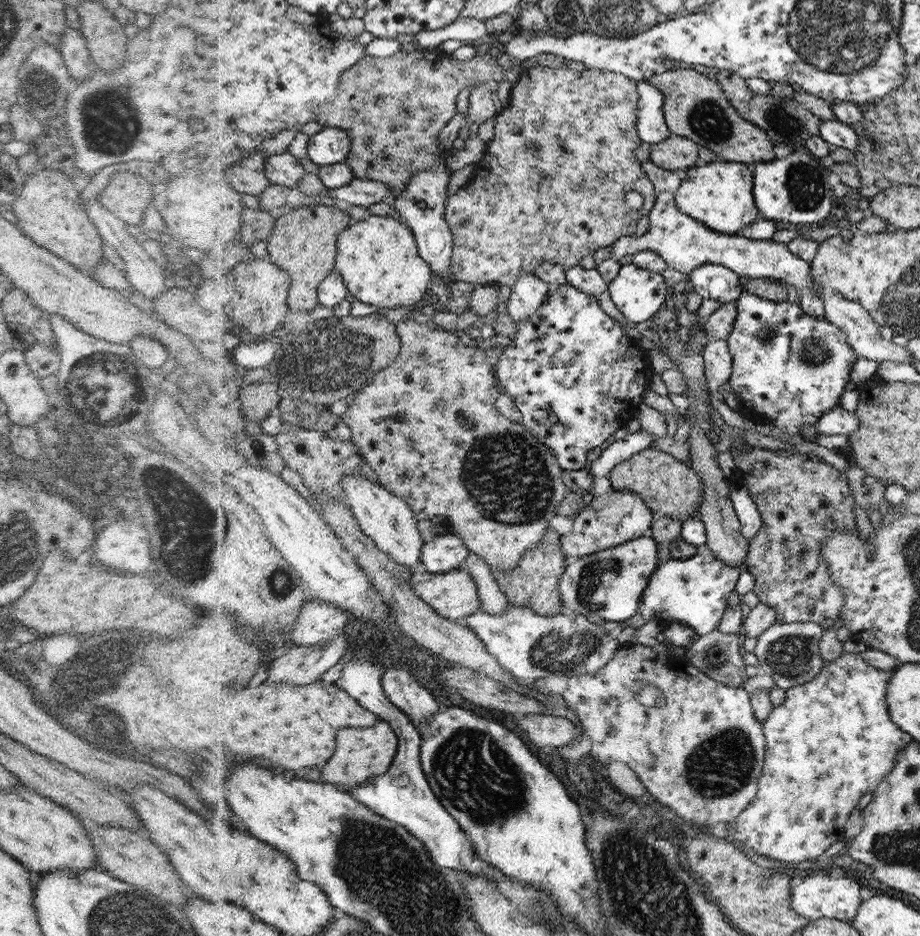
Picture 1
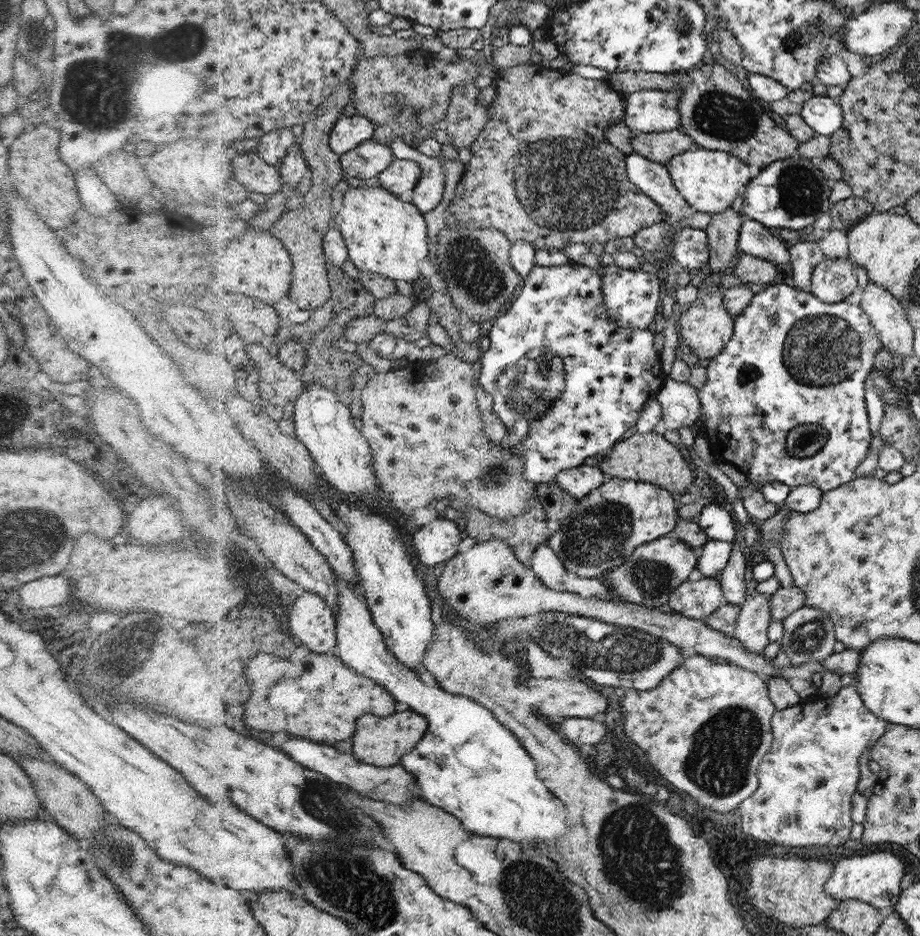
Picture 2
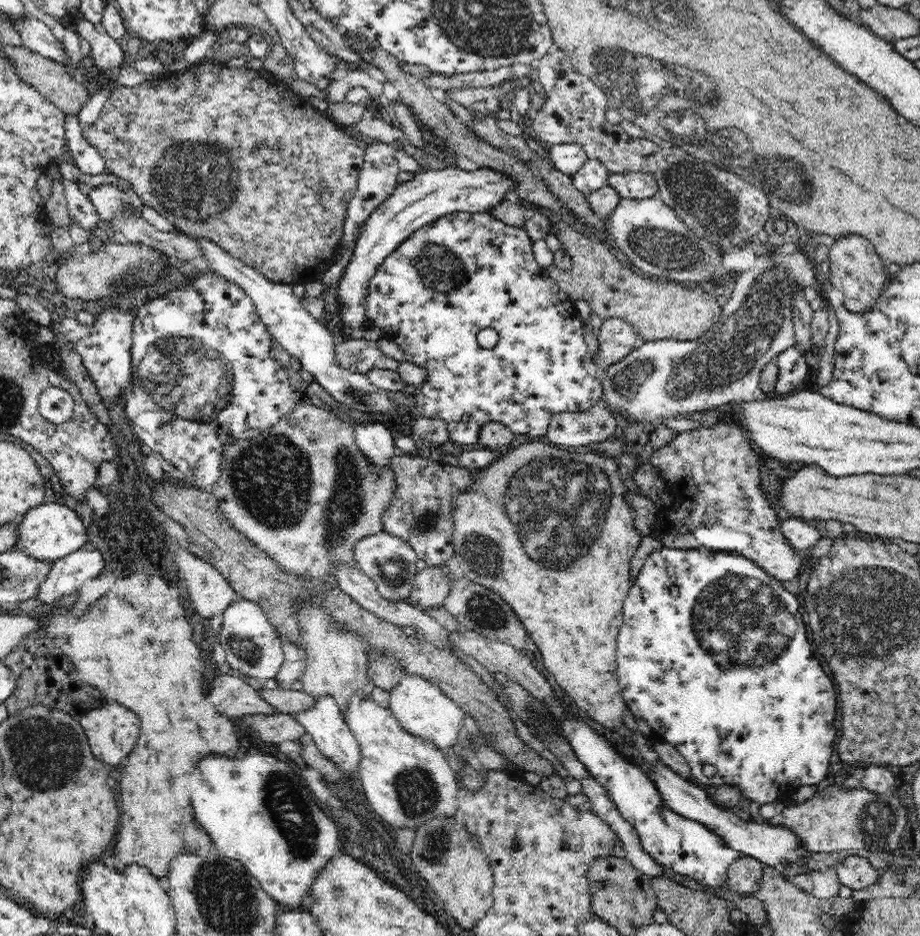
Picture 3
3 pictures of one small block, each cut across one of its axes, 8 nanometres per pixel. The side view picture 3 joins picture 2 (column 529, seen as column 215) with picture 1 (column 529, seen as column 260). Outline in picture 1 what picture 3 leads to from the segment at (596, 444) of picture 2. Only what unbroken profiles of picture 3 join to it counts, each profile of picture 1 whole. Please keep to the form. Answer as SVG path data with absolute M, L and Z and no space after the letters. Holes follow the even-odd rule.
M569 282L557 285L552 288L548 300L540 309L533 314L528 320L519 320L515 323L516 335L511 336L512 343L508 347L504 346L504 353L500 357L494 359L496 362L495 369L500 386L503 386L504 392L508 393L515 402L522 414L522 424L529 430L540 442L543 442L557 457L557 461L565 471L580 470L586 467L588 460L588 452L596 446L600 446L604 440L608 440L612 436L612 432L617 432L618 428L625 428L628 420L639 413L639 406L643 403L640 395L650 386L650 381L654 378L652 364L648 359L649 353L638 345L632 337L622 332L622 328L618 326L618 321L606 315L600 308L599 297L593 294L586 294L585 291L578 290L576 286L572 286Z

